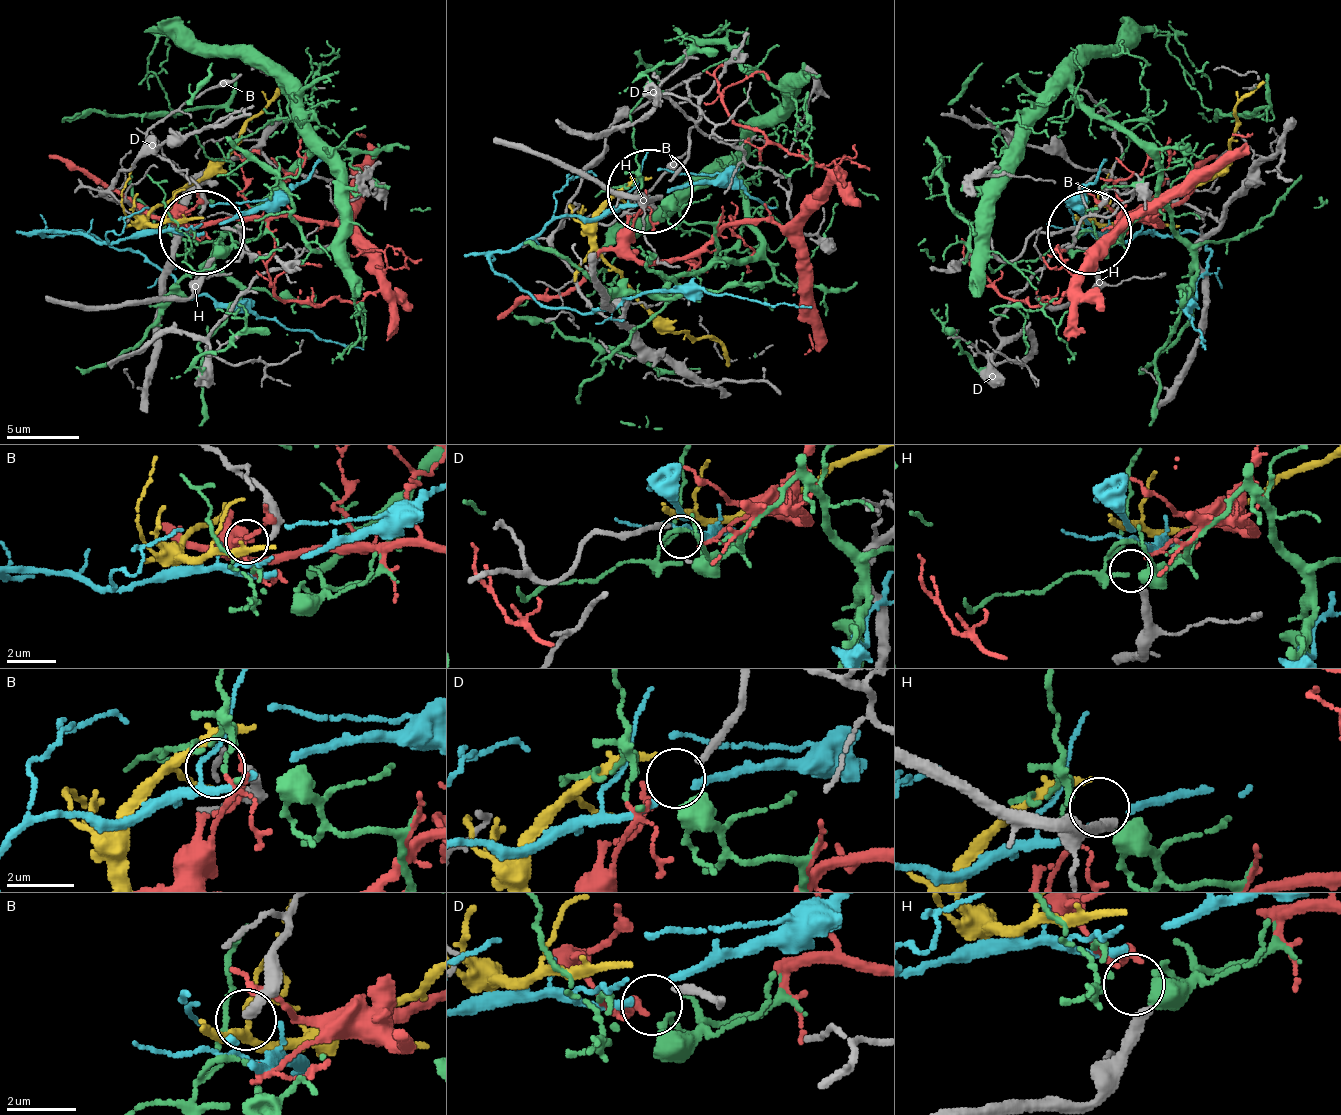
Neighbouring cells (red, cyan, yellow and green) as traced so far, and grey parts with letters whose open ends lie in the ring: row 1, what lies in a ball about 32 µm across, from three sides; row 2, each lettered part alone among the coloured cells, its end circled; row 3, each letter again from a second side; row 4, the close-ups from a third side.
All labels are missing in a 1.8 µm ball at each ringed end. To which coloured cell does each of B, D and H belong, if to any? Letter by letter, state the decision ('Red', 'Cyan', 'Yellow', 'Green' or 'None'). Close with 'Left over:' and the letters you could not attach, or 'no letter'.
B: None
D: None
H: None
Left over: B, D, H

